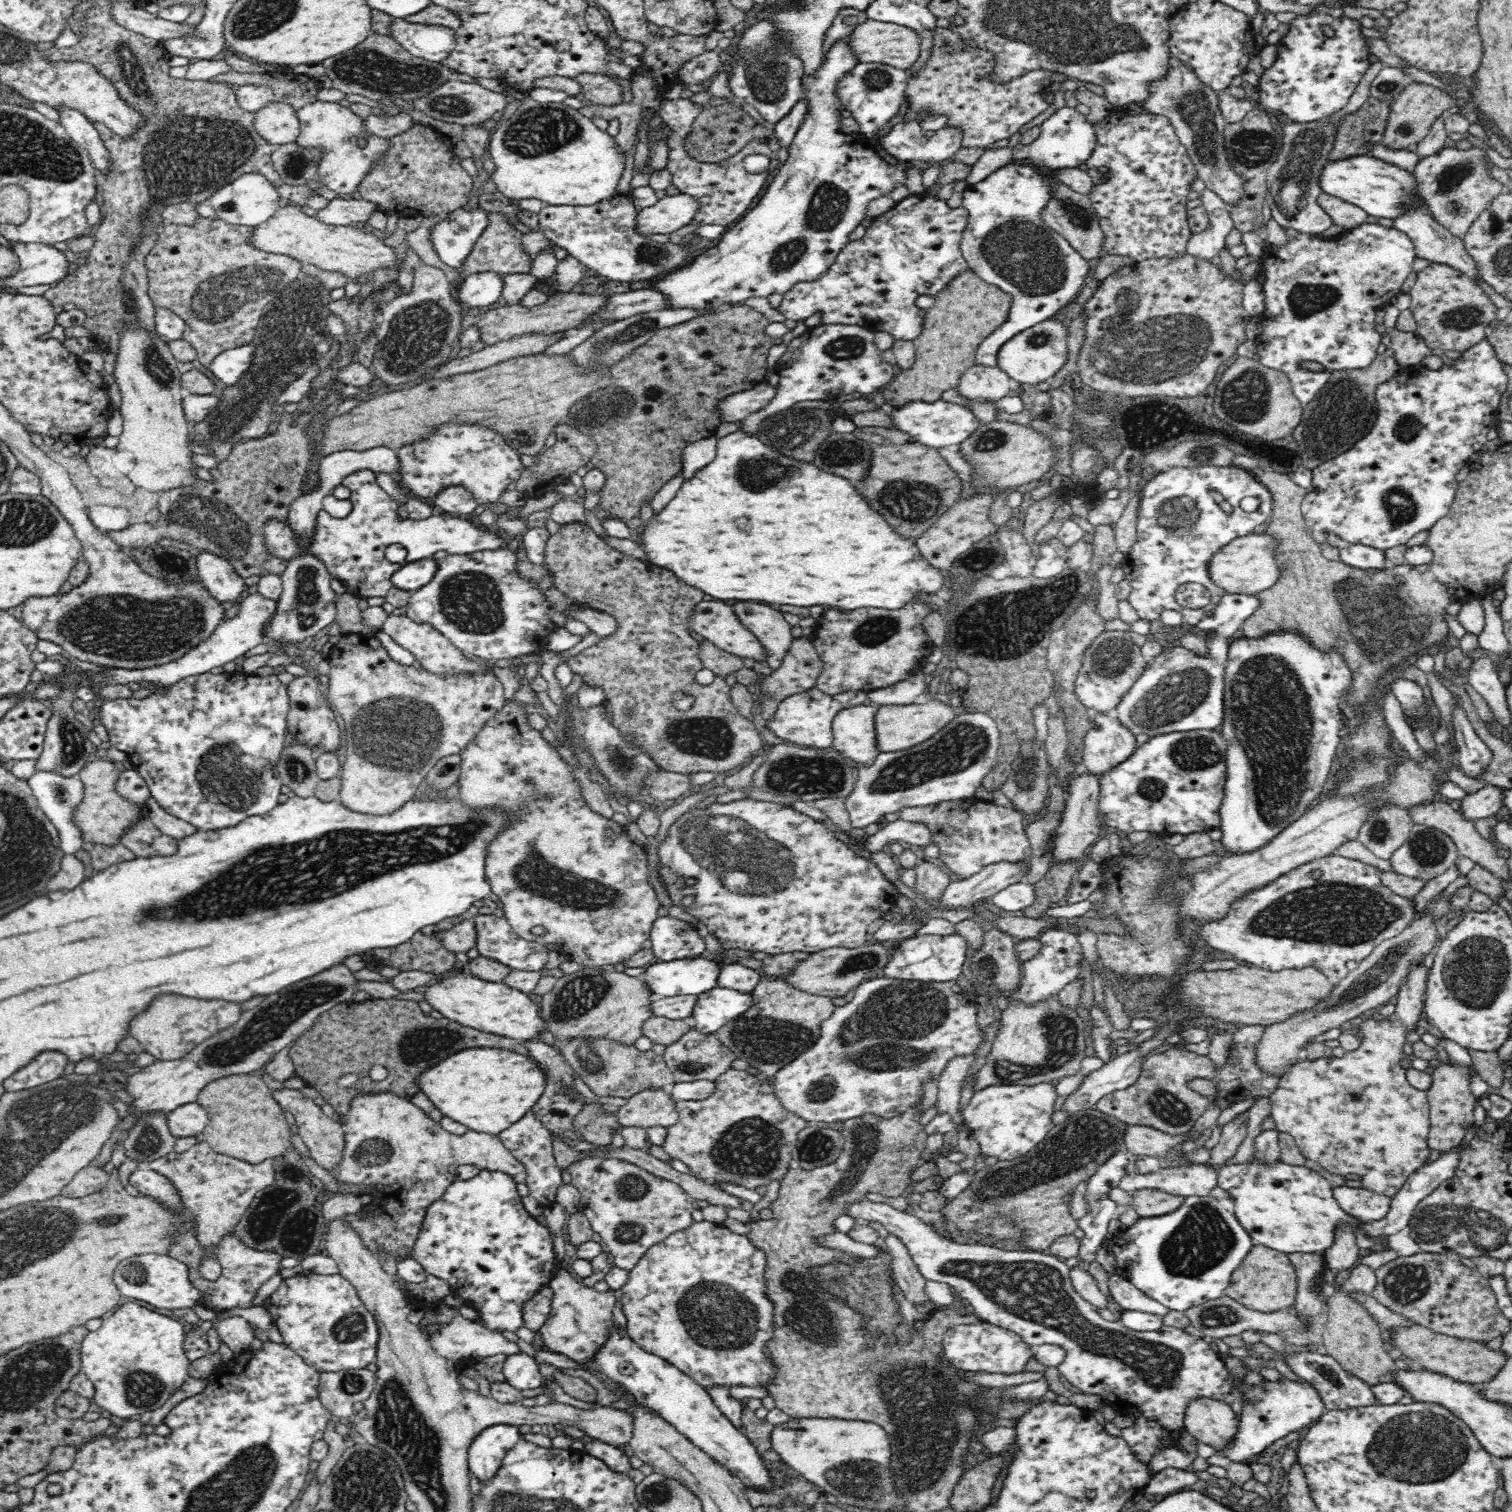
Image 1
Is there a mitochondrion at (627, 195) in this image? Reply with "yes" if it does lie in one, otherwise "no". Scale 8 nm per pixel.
no

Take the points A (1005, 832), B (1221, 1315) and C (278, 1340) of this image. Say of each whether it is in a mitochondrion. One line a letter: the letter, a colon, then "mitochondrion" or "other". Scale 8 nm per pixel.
A: other
B: mitochondrion
C: other

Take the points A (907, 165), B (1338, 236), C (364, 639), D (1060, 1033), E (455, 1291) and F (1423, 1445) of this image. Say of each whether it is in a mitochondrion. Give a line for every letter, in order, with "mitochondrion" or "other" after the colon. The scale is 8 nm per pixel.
A: other
B: other
C: other
D: mitochondrion
E: other
F: mitochondrion

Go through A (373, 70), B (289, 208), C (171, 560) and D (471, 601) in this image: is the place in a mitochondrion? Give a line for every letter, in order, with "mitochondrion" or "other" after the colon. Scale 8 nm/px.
A: mitochondrion
B: other
C: mitochondrion
D: mitochondrion

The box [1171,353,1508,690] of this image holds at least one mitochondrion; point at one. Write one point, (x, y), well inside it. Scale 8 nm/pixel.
(1384, 621)

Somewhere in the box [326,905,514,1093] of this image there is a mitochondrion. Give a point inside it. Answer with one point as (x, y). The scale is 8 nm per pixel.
(420, 1046)

